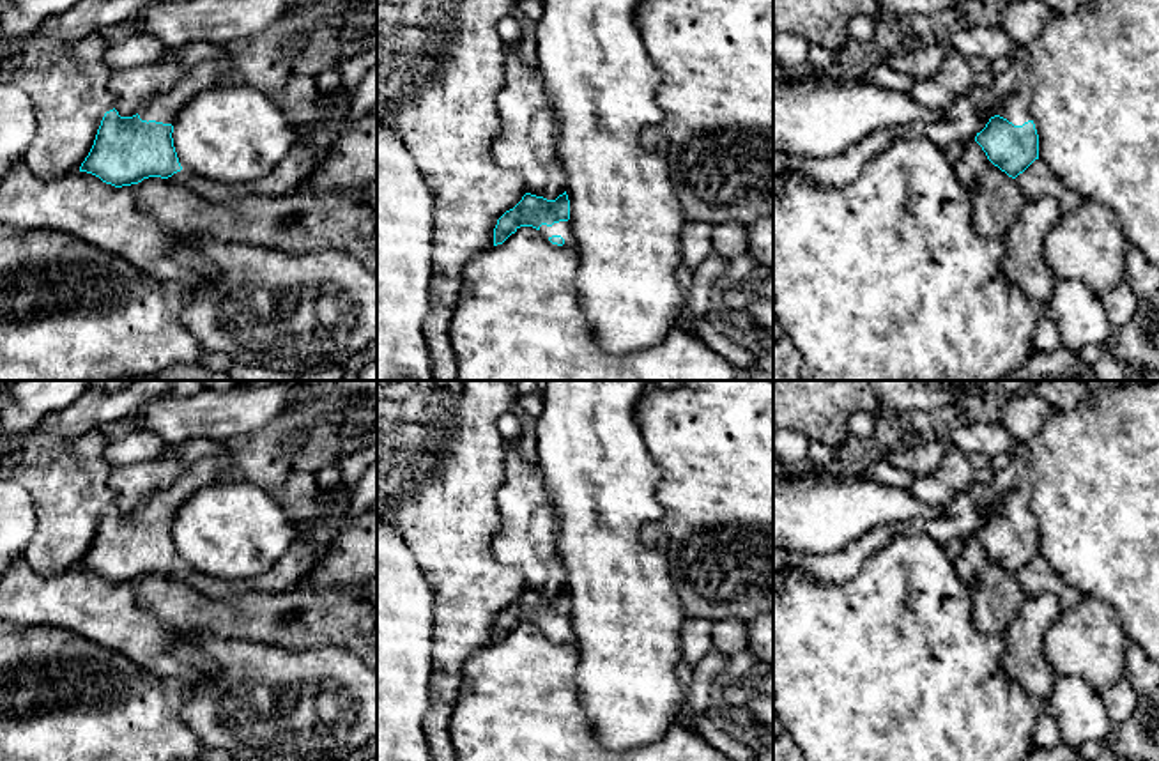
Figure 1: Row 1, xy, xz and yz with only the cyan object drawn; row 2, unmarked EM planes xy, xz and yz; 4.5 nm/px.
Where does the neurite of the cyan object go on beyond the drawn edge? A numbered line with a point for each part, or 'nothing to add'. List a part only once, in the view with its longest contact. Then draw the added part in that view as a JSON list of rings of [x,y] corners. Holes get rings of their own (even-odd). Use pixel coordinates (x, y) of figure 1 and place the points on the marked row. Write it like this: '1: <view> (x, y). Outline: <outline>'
1: xy (163, 108). Outline: [[[205,60],[186,71],[186,74],[166,92],[152,97],[138,111],[142,120],[172,124],[175,115],[202,90],[219,81],[219,62]]]

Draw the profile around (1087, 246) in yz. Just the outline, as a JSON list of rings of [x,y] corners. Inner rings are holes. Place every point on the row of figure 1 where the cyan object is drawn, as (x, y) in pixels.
[[[1085,198],[1078,211],[1063,212],[1044,239],[1044,262],[1055,280],[1083,283],[1101,297],[1124,280],[1127,246],[1115,211],[1097,200]]]

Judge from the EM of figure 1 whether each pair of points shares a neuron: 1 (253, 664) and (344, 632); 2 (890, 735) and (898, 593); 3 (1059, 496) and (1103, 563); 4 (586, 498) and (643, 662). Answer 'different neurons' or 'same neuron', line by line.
1: different neurons
2: same neuron
3: same neuron
4: same neuron

